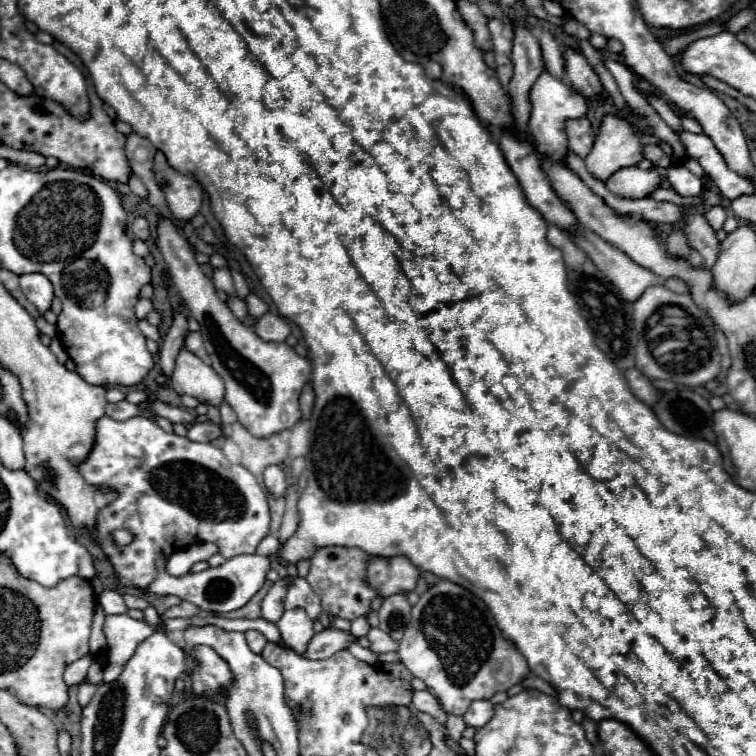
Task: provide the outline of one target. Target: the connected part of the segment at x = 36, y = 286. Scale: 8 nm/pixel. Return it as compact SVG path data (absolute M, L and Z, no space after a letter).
M40 273L22 275L20 287L22 287L24 295L28 297L28 301L34 303L40 313L46 313L50 309L50 303L54 299L54 289L52 289L52 283L48 281L48 277L44 277Z

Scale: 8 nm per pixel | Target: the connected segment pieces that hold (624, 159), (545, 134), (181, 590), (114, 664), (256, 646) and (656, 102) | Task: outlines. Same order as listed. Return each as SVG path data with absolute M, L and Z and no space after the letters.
M606 115L600 133L594 141L590 155L584 159L588 171L598 179L606 181L622 167L636 165L642 159L640 133L618 115Z
M544 71L532 91L530 91L530 103L532 103L532 115L530 115L530 125L528 125L528 133L534 139L536 151L550 159L550 161L558 161L558 163L566 163L566 153L568 153L568 143L566 143L566 129L564 129L564 121L566 119L578 119L582 115L586 115L586 99L576 93L570 85L558 81L556 77L552 77L548 71Z
M236 555L220 567L208 567L202 573L188 573L182 577L172 577L166 573L168 559L167 556L158 557L158 561L156 561L158 575L146 587L146 591L156 593L156 595L178 595L184 601L190 601L190 603L202 607L204 611L212 611L212 613L228 613L228 611L244 607L250 601L250 597L254 597L258 593L258 589L264 585L266 573L270 571L270 557Z
M108 615L102 631L108 641L108 665L104 667L104 683L110 683L120 677L138 643L150 637L156 629L146 621L136 621L128 615Z
M246 631L246 641L254 653L262 653L262 649L266 645L266 637L260 631Z
M648 95L648 103L658 111L658 115L660 115L674 131L680 131L680 129L682 129L680 117L670 109L670 105L668 105L664 99L660 99L660 97L656 97L656 95Z

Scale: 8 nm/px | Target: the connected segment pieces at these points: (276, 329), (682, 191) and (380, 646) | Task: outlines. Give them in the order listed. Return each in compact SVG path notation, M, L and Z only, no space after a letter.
M266 313L258 319L254 331L258 333L258 337L262 337L264 341L286 341L286 337L290 335L290 327L286 323L284 317L274 315L274 313Z
M676 163L668 169L668 183L670 187L682 197L694 197L702 193L702 179L690 173L682 163Z
M370 629L370 633L366 637L370 639L370 649L376 651L376 653L388 653L388 651L396 651L398 649L398 641L394 641L382 629Z

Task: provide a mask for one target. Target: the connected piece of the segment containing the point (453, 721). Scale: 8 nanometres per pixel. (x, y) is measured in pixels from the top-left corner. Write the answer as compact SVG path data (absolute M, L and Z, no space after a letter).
M448 715L448 721L446 721L446 729L448 729L448 733L450 733L450 737L458 743L460 741L460 737L462 737L462 733L464 733L464 729L466 729L466 723L464 723L464 719L462 717L456 717L456 715Z

